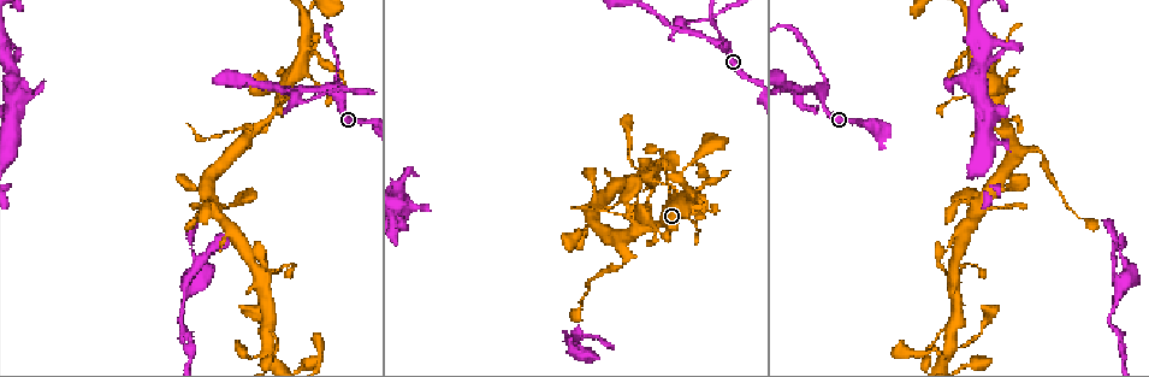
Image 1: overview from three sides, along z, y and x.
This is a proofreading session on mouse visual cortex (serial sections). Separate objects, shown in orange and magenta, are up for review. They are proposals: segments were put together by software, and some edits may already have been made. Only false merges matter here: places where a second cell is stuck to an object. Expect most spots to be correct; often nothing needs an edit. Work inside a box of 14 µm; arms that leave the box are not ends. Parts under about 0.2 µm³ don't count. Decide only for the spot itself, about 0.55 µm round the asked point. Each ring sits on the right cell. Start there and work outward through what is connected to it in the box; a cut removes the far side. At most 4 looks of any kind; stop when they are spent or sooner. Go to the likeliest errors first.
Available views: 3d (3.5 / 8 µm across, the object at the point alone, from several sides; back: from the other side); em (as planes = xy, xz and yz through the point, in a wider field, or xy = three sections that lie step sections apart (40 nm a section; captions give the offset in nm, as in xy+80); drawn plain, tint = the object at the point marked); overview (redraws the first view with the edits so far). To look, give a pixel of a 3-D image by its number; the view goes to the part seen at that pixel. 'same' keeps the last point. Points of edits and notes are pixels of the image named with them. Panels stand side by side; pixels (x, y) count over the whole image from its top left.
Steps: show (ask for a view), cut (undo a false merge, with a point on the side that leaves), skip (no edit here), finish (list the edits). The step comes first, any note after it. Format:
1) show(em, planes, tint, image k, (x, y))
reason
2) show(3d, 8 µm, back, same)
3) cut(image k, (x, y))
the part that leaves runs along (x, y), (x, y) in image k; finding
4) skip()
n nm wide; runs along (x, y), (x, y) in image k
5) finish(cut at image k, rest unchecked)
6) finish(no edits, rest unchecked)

show(3d, 3.5 µm, back, image 1, (299, 90))
three arms meet

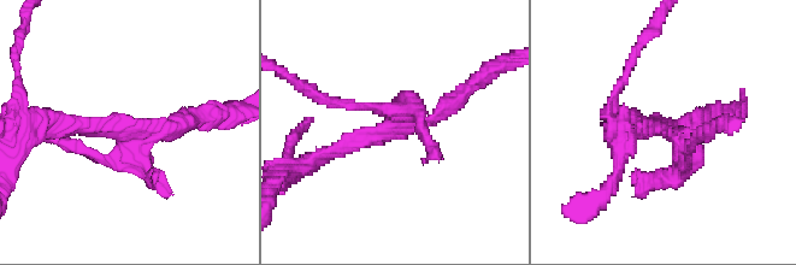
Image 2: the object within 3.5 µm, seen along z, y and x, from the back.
show(em, xy, step 5, tint, image 2, (664, 132))

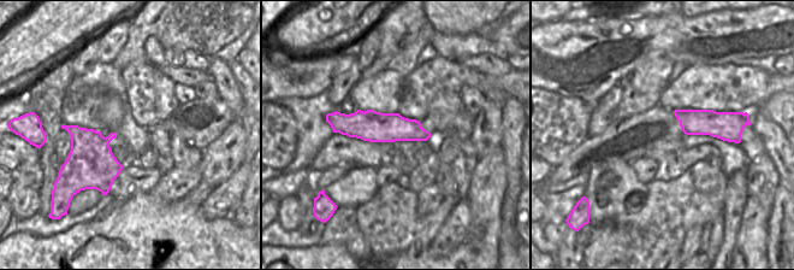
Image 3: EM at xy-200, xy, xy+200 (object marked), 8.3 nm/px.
skip()
one cell here

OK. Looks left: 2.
show(3d, 3.5 µm, image 1, (949, 347))
two arms in line, one across

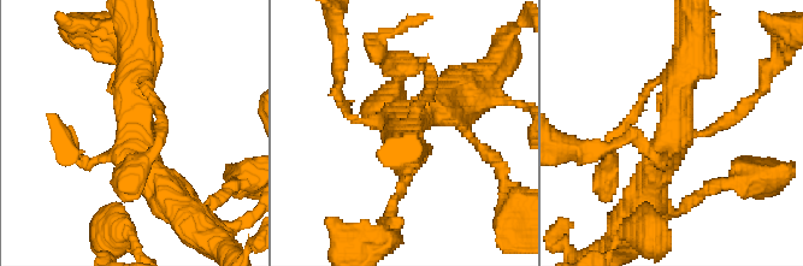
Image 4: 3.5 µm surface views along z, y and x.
show(em, xy, step 5, tint, image 4, (132, 132))

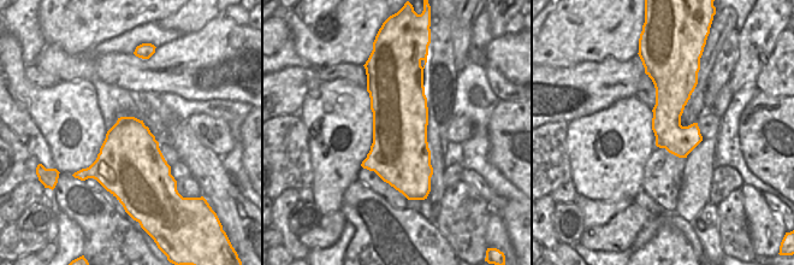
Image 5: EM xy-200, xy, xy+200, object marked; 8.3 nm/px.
skip()
500 nm wide; runs along (695, 54), (649, 199) in image 4; one cell here

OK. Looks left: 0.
finish(no edits, rest unchecked)

